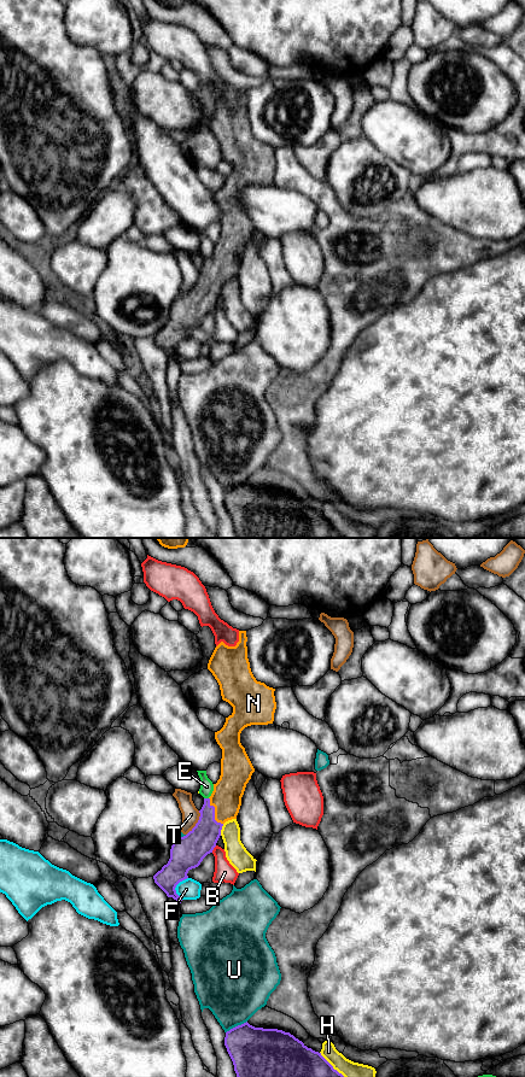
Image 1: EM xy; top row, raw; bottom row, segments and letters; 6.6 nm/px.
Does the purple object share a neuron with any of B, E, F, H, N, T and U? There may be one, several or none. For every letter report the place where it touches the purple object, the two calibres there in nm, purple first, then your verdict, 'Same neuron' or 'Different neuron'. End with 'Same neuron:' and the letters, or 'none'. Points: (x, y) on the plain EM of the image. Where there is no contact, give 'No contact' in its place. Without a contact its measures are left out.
B: Touches purple at xy (213, 309). Thickness 220 nm (purple) against 130 nm. Different neuron
E: Touches purple at xy (206, 258). Thickness 190 nm (purple) against 90 nm. Different neuron
F: Touches purple at xy (175, 346). Thickness 220 nm (purple) against 140 nm. Different neuron
H: Touches purple at xy (221, 288). Thickness 200 nm (purple) against 150 nm. Different neuron
N: Touches purple at xy (214, 271). Thickness 200 nm (purple) against 200 nm. Same neuron
T: Touches purple at xy (197, 282). Thickness 220 nm (purple) against 110 nm. Different neuron
U: Touches purple at xy (235, 486). Thickness 380 nm (purple) against 420 nm. Different neuron
Same neuron: N

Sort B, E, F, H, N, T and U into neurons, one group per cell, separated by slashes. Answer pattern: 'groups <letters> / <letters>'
groups B / E / F / H / N / T / U

